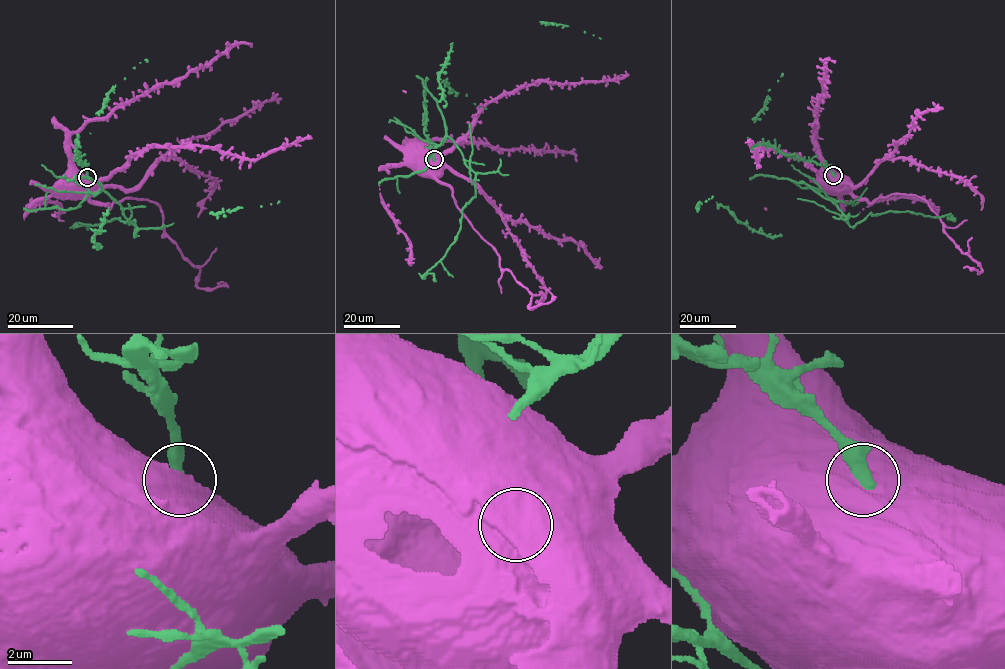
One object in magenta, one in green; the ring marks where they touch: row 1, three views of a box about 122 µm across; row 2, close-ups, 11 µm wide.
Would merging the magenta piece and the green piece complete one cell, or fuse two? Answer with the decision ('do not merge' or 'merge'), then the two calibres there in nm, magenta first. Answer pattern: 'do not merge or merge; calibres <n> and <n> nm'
do not merge; calibres 1250 and 480 nm

